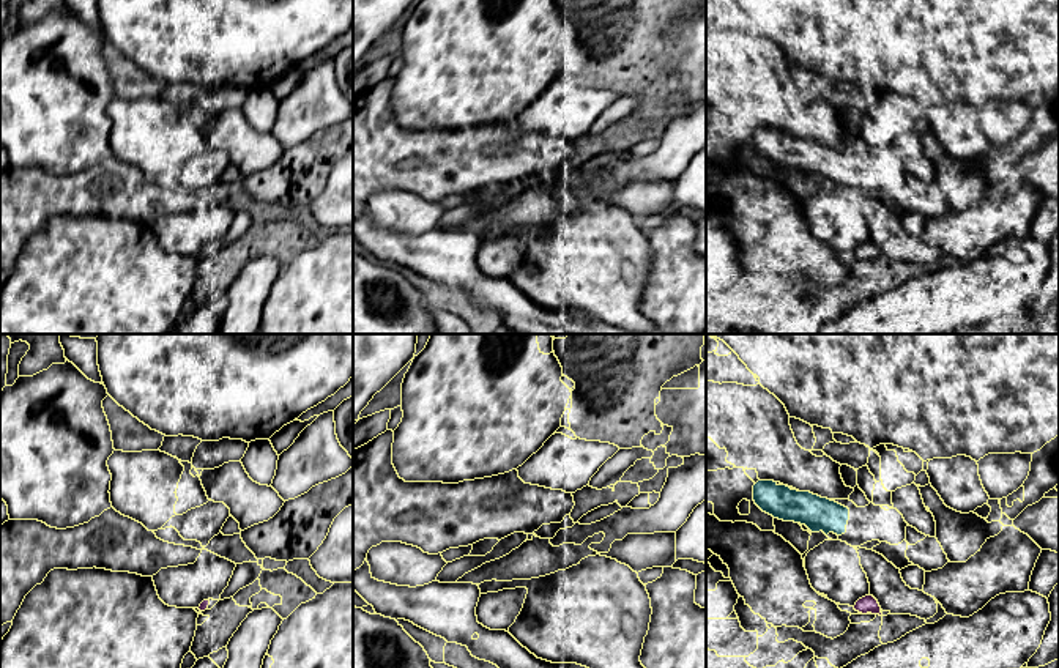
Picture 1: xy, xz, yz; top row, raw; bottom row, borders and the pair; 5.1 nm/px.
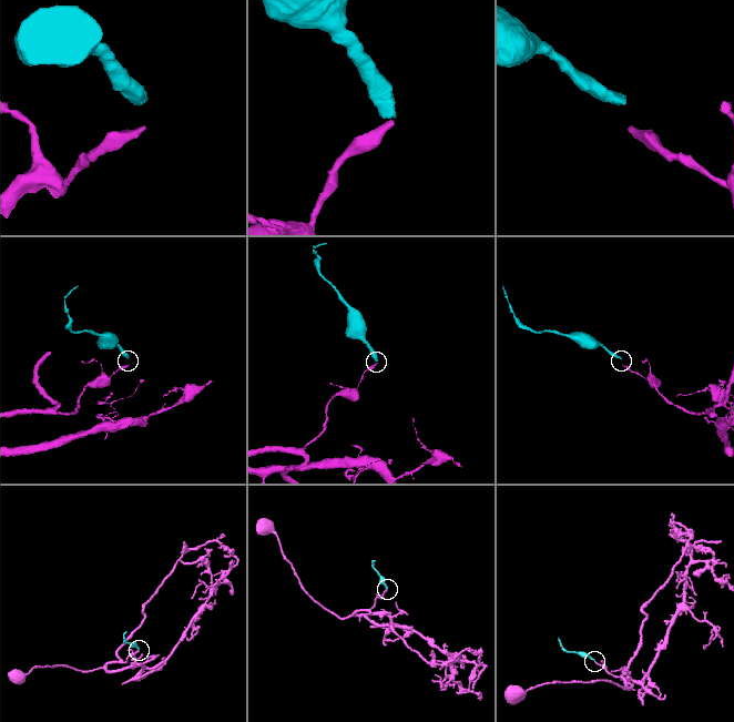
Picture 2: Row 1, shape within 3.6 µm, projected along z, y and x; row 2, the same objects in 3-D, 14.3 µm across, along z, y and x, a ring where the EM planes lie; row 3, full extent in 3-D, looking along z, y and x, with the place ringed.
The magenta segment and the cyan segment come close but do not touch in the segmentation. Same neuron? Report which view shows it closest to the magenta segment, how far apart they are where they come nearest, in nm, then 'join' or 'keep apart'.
view yz; gap 340 nm; keep apart

